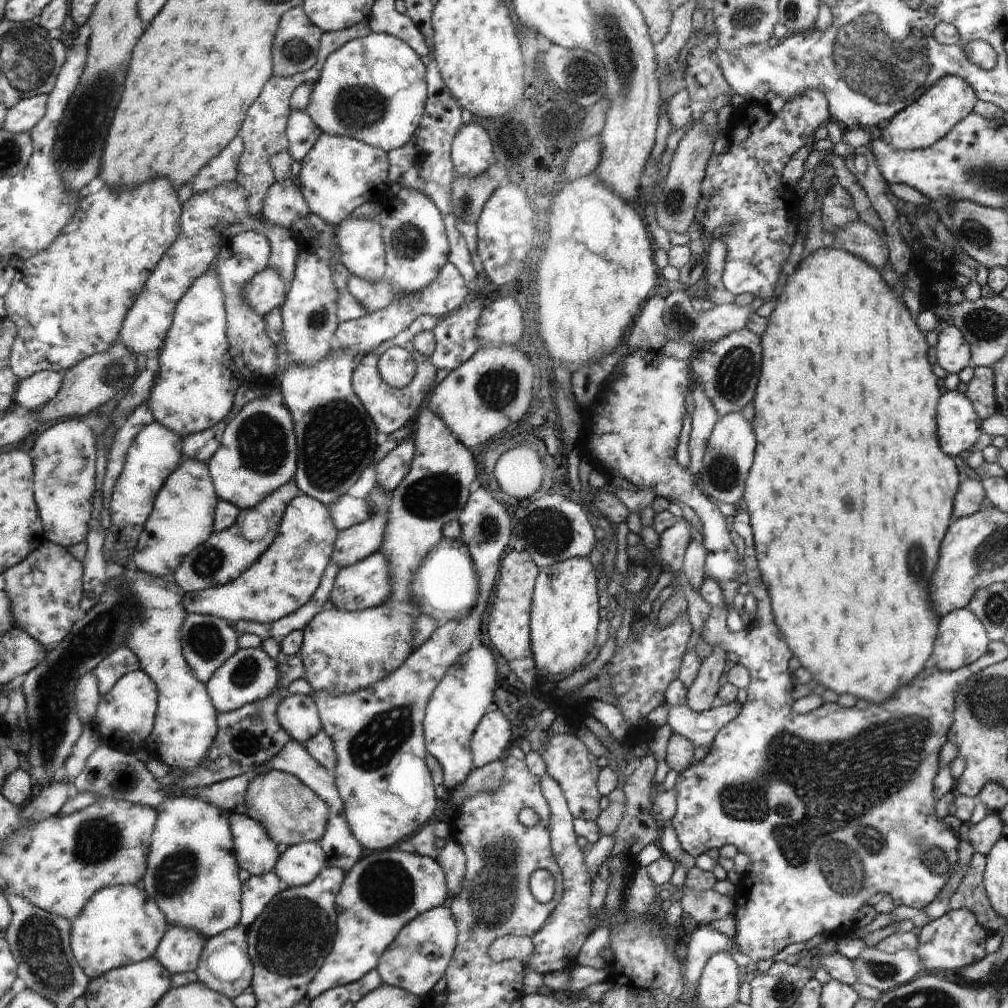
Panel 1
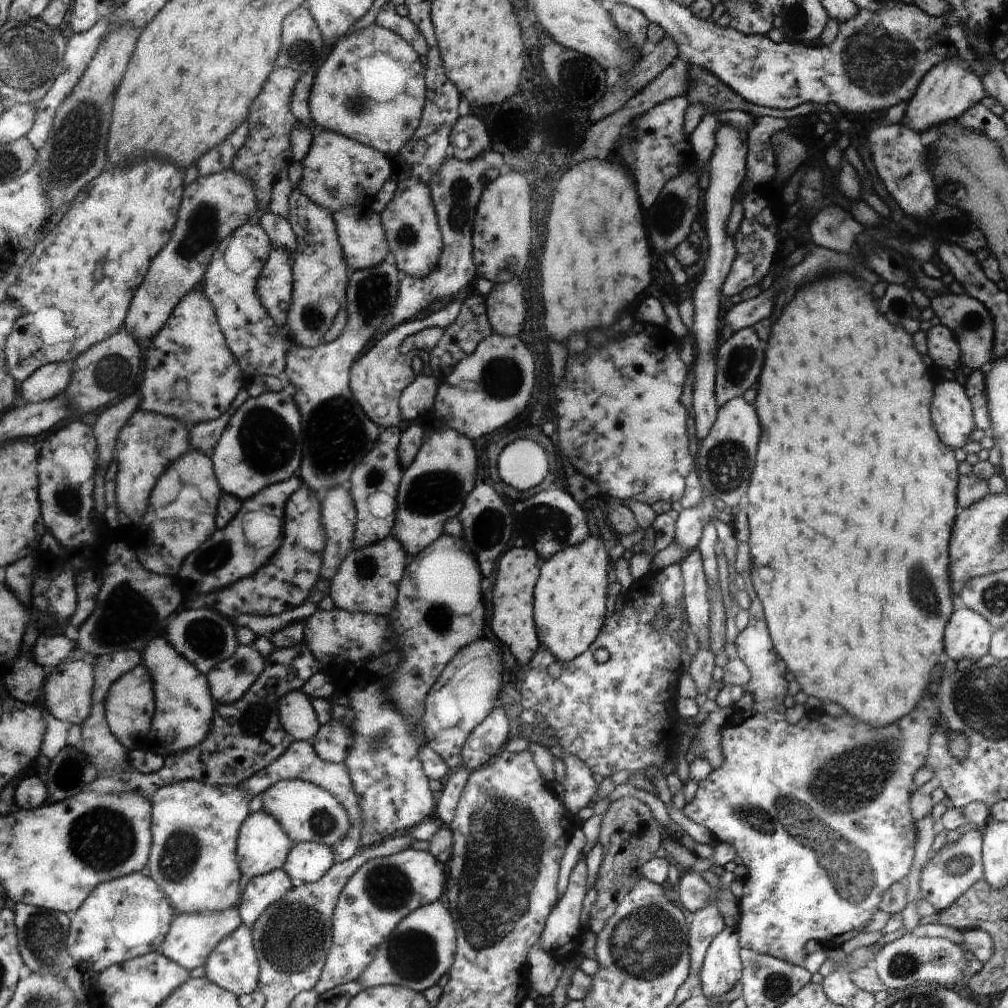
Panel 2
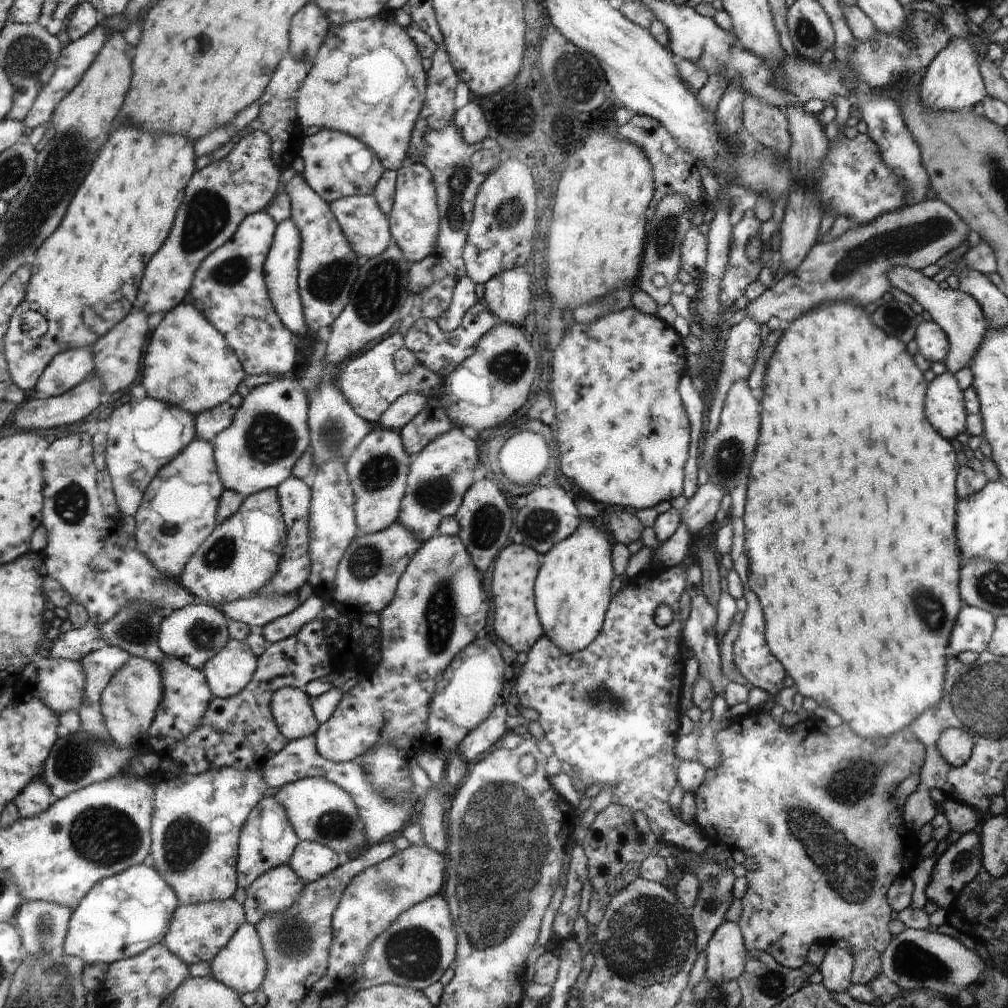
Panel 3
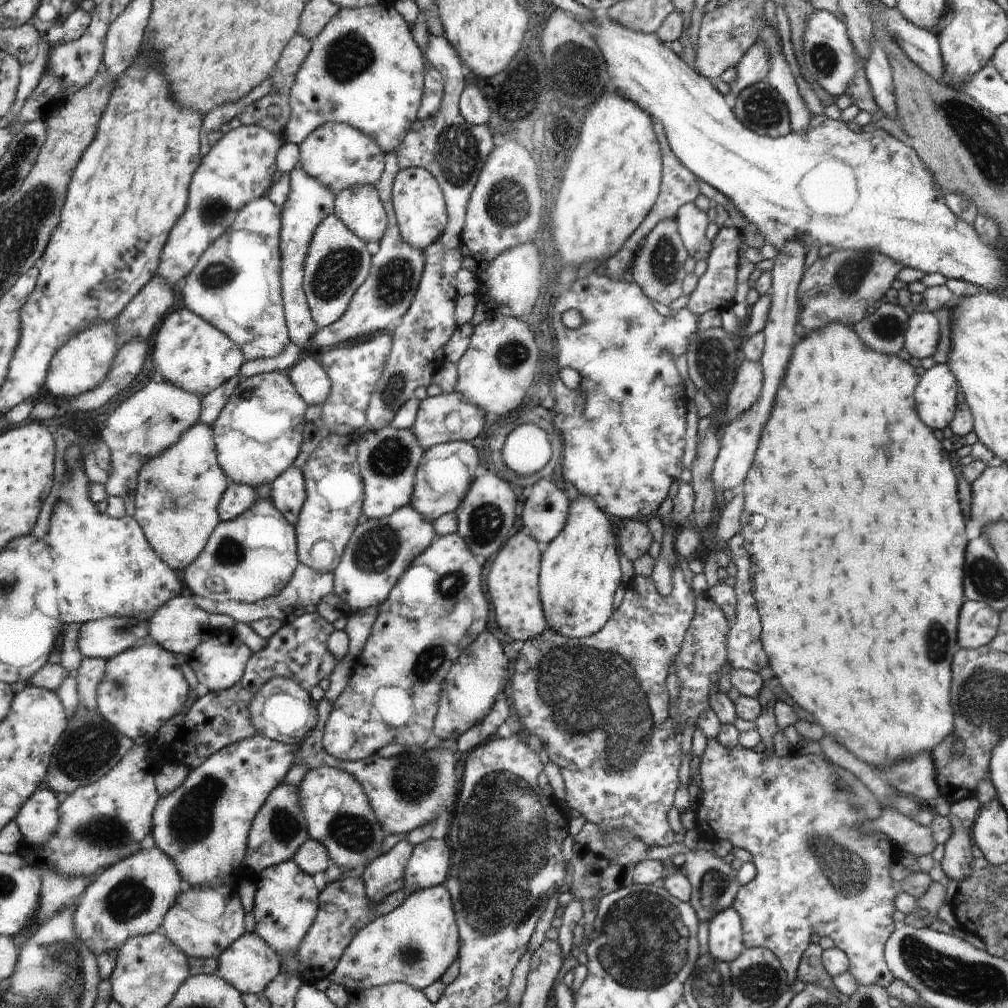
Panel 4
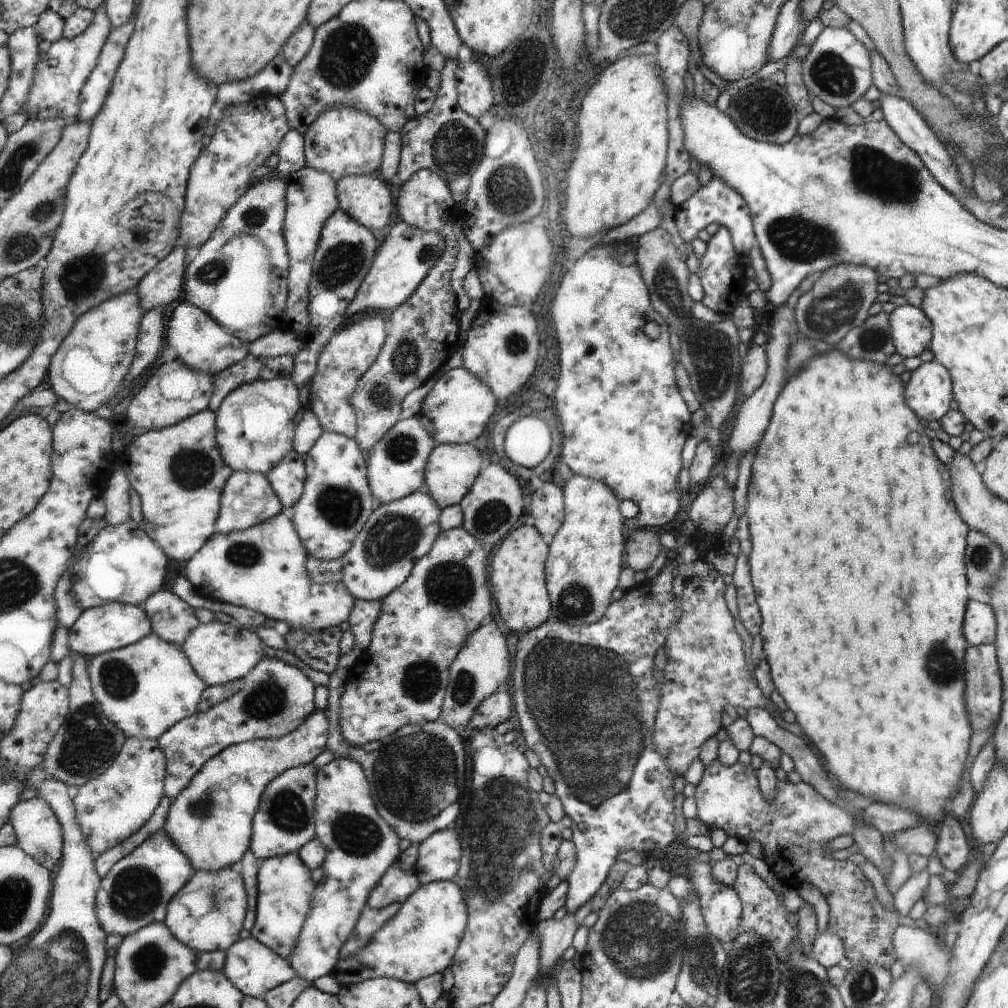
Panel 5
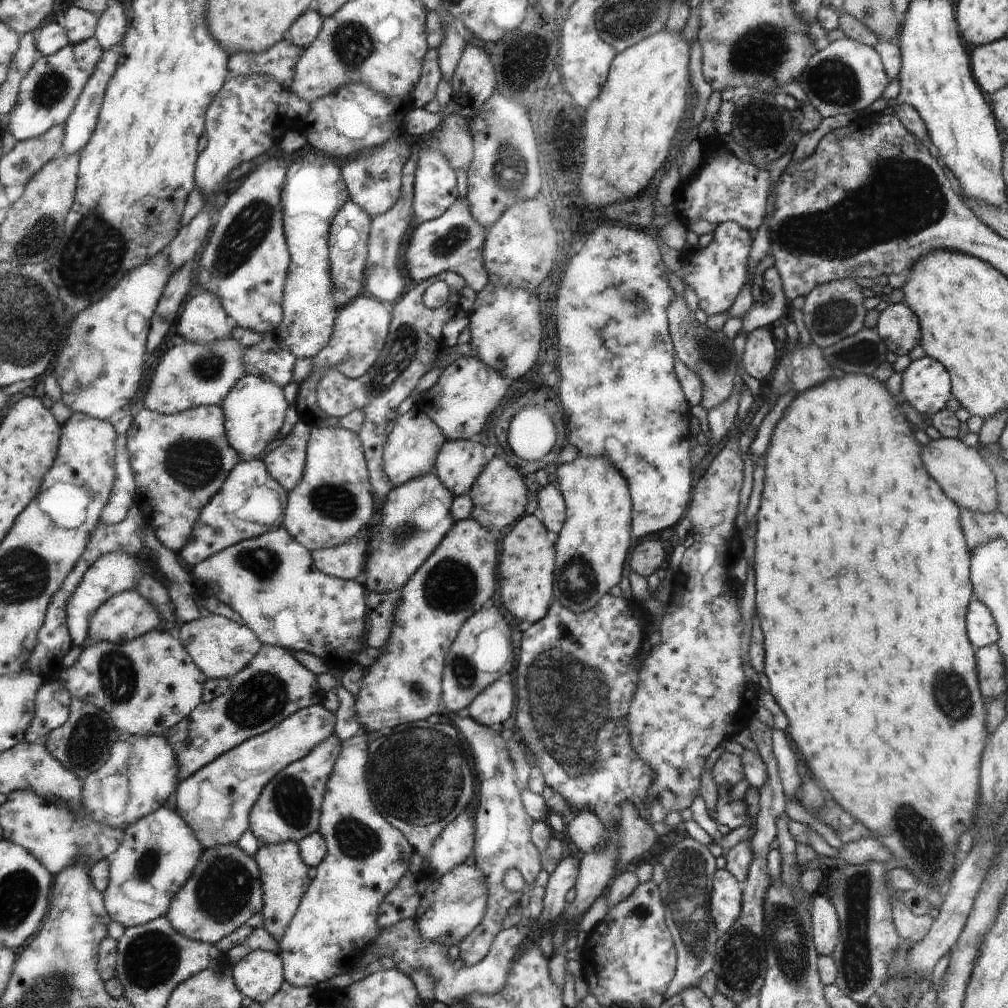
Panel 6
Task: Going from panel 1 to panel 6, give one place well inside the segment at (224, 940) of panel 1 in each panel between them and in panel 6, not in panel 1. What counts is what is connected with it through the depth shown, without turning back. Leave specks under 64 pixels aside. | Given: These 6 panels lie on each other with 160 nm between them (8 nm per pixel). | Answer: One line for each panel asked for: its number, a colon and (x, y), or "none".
2: (234, 965)
3: (242, 965)
4: (250, 964)
5: (255, 968)
6: (259, 974)

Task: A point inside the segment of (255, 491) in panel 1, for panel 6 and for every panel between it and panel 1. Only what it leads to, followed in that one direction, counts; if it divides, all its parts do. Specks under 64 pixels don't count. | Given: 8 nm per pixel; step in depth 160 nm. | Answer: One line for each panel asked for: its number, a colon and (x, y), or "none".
2: (263, 445)
3: (270, 432)
4: (259, 434)
5: (255, 426)
6: (255, 409)

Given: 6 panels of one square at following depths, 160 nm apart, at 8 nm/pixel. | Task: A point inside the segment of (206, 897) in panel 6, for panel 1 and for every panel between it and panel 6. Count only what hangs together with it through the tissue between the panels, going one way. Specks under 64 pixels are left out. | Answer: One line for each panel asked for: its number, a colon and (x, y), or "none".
1: (181, 950)
2: (194, 937)
3: (199, 933)
4: (205, 922)
5: (209, 914)

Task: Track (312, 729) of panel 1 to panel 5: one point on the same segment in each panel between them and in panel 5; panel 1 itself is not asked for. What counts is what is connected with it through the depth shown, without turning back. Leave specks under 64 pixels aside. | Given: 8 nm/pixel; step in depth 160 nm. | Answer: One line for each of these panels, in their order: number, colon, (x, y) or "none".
2: (298, 716)
3: (293, 711)
4: (282, 710)
5: (276, 698)

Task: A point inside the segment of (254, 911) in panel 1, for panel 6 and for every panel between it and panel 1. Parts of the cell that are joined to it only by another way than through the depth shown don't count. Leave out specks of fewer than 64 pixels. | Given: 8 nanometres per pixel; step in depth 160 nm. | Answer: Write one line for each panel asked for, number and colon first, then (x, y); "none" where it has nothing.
2: (261, 892)
3: (274, 892)
4: (286, 902)
5: (285, 888)
6: (285, 881)

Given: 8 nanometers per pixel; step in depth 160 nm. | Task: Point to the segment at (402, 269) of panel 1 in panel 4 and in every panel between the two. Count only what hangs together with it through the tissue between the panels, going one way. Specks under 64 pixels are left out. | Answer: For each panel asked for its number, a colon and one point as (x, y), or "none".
2: (414, 235)
3: (414, 220)
4: (419, 207)

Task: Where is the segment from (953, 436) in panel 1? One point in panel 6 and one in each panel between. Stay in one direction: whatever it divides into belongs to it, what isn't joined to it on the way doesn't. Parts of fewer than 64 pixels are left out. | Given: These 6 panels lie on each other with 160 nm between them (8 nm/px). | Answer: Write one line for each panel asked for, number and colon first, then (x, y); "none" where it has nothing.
2: (952, 412)
3: (945, 405)
4: (936, 393)
5: (929, 389)
6: (925, 386)

